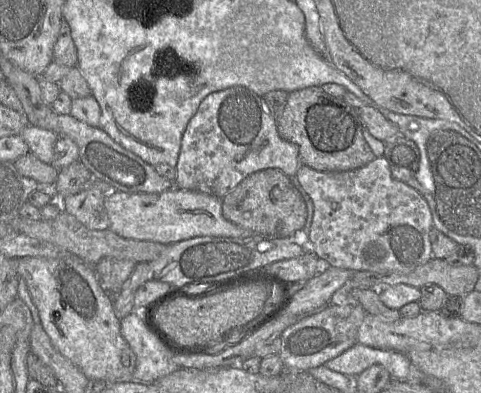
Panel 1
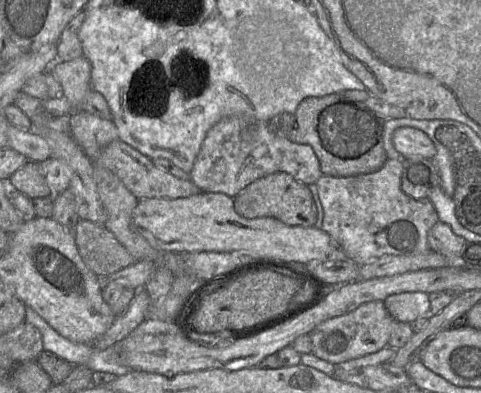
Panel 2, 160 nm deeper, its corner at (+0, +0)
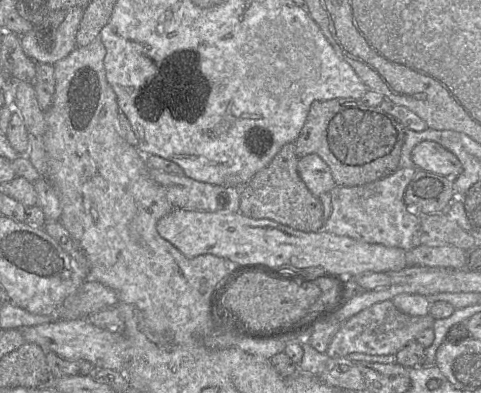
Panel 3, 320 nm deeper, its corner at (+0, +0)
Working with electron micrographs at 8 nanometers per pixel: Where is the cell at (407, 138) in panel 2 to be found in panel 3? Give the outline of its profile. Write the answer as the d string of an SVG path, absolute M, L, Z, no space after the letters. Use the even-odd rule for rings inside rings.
M431 140L419 142L411 152L416 168L448 178L457 177L462 171L459 159L449 150Z

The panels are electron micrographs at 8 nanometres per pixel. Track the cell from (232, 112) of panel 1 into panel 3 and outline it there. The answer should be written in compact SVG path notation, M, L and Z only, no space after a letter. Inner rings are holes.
M317 154L299 158L298 172L307 188L316 197L330 192L336 186L329 167Z

